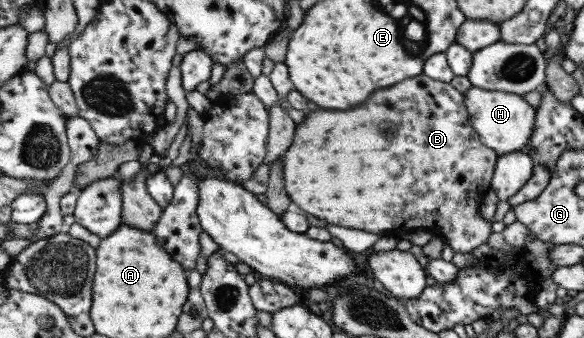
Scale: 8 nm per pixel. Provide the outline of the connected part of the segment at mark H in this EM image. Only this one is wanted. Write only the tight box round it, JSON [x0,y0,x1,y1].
[465,85,537,157]

